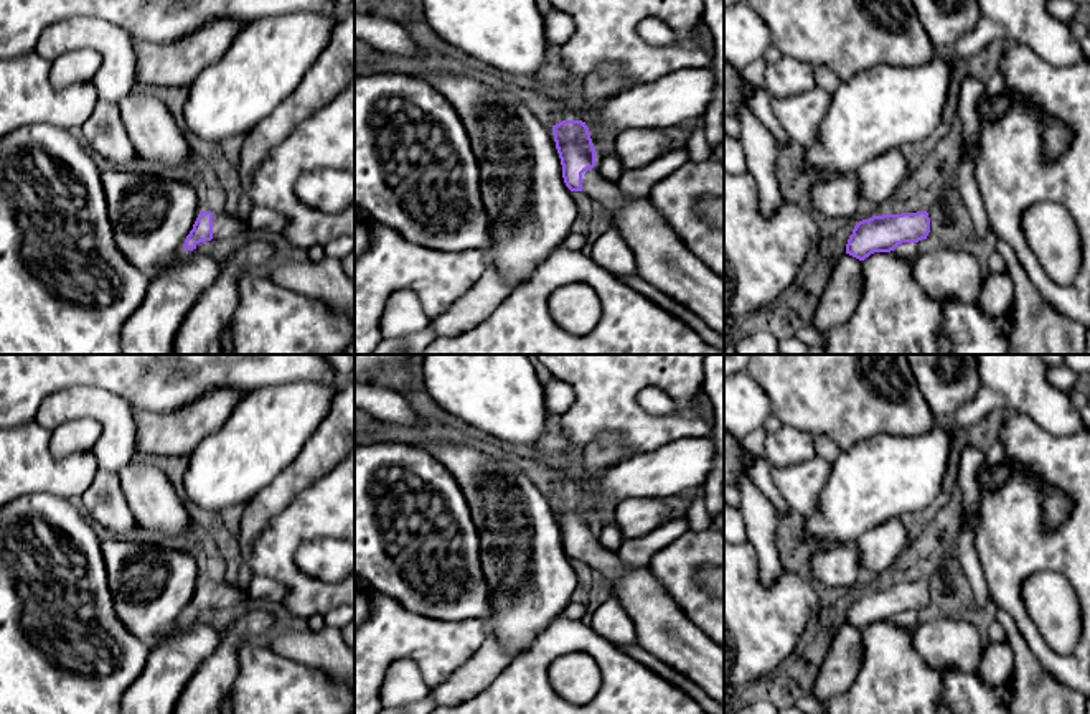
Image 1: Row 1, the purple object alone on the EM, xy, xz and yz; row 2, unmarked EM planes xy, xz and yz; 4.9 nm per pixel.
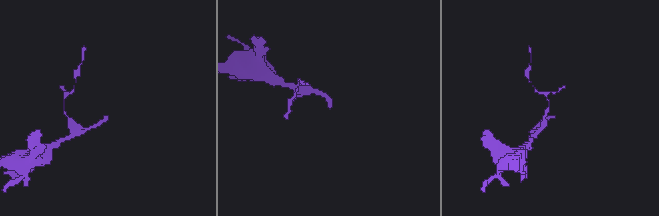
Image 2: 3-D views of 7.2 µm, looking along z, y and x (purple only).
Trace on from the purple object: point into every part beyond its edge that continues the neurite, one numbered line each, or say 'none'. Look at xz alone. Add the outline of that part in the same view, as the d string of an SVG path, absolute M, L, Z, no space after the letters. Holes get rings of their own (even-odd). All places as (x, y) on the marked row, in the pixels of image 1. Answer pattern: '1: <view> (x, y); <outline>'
1: xz (663, 259); M594 167L582 173L582 191L600 203L637 257L637 274L666 297L696 313L724 338L724 279L714 274L676 236L666 219L645 198L627 198L617 183L605 180Z

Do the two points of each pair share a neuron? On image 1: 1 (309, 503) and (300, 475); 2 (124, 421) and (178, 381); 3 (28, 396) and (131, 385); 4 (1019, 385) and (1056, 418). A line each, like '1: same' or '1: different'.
1: different
2: different
3: same
4: same

